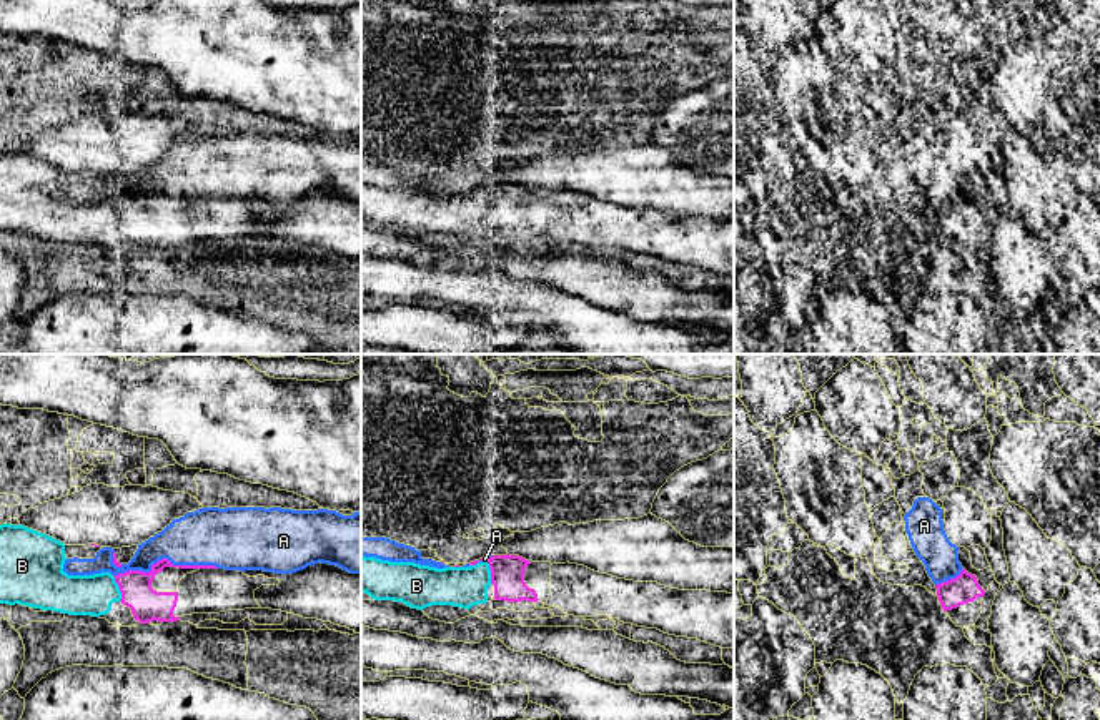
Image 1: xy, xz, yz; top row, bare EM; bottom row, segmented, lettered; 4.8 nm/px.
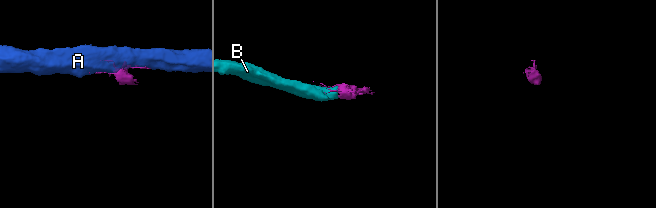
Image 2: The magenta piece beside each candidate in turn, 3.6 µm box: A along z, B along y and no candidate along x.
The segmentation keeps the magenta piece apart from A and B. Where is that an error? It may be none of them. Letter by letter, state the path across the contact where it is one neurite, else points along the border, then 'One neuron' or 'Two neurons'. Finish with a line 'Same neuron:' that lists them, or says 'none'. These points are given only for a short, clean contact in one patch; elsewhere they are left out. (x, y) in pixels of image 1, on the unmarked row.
A: Two neurons
B: One neuron
Same neuron: B

